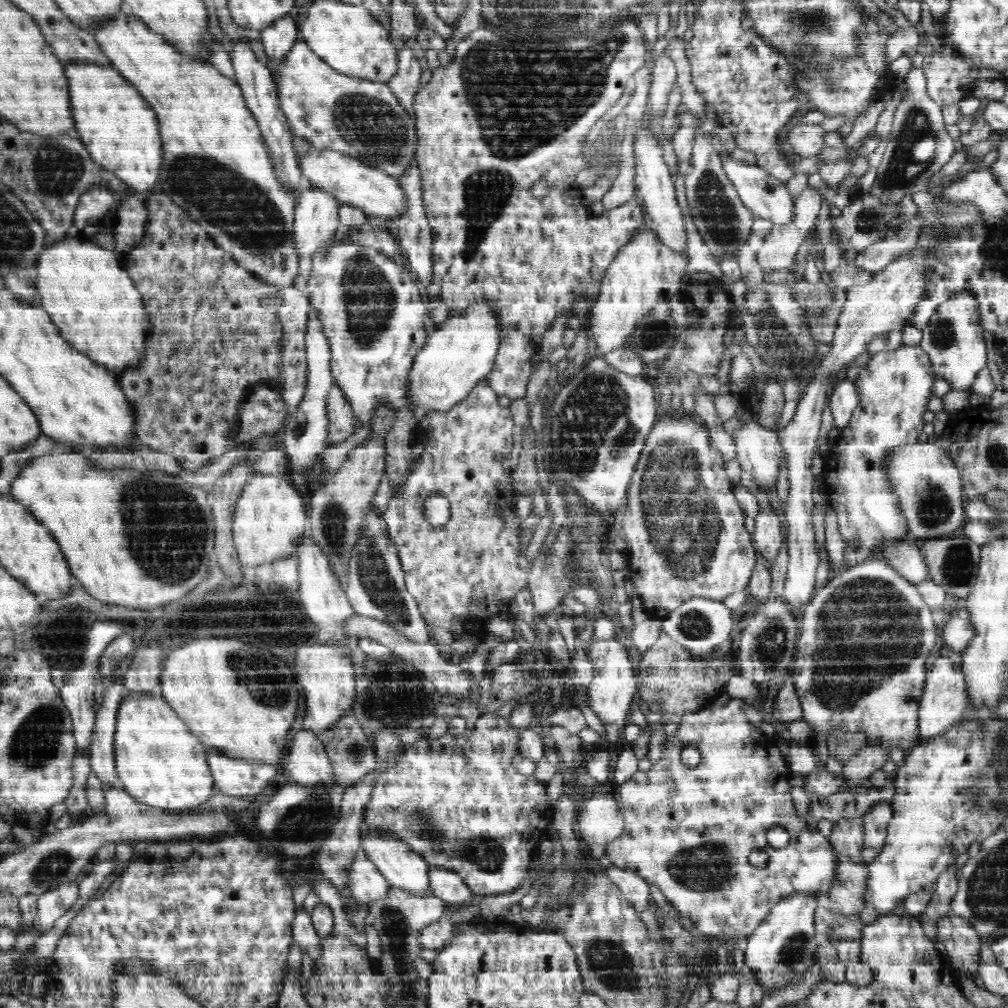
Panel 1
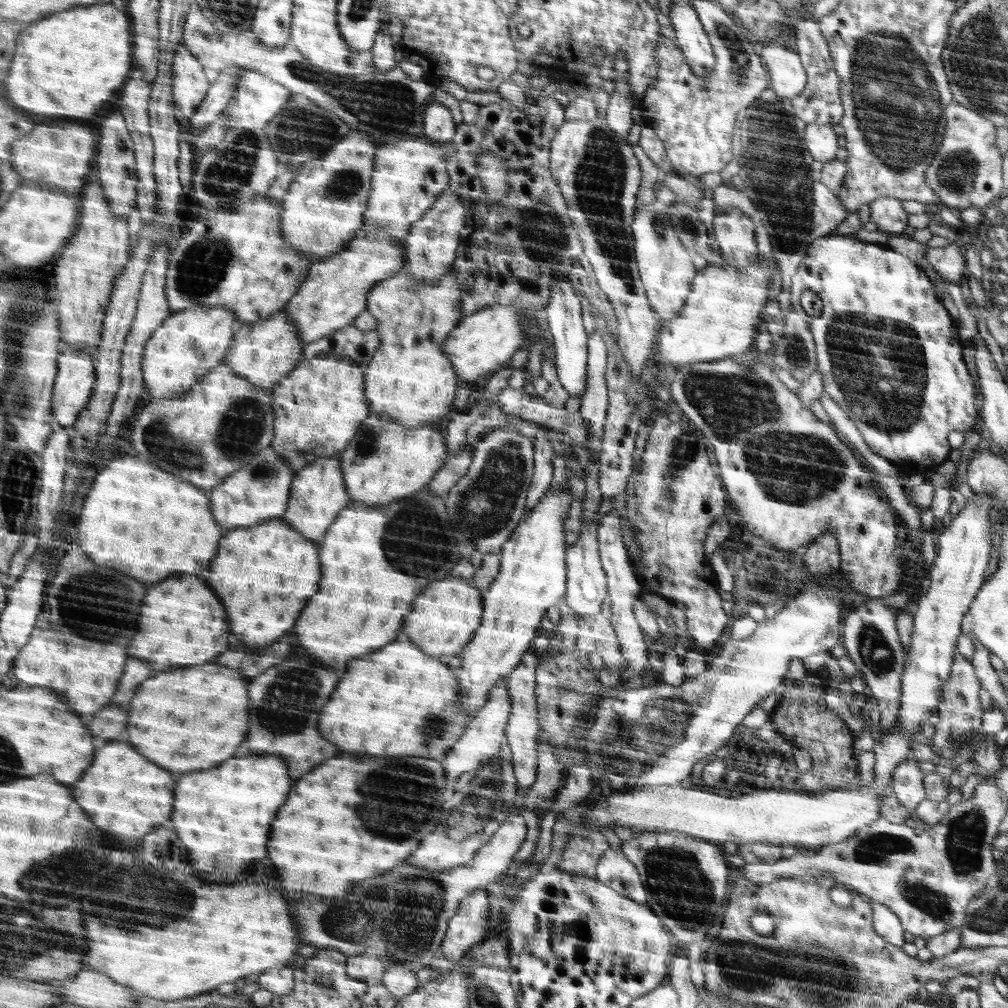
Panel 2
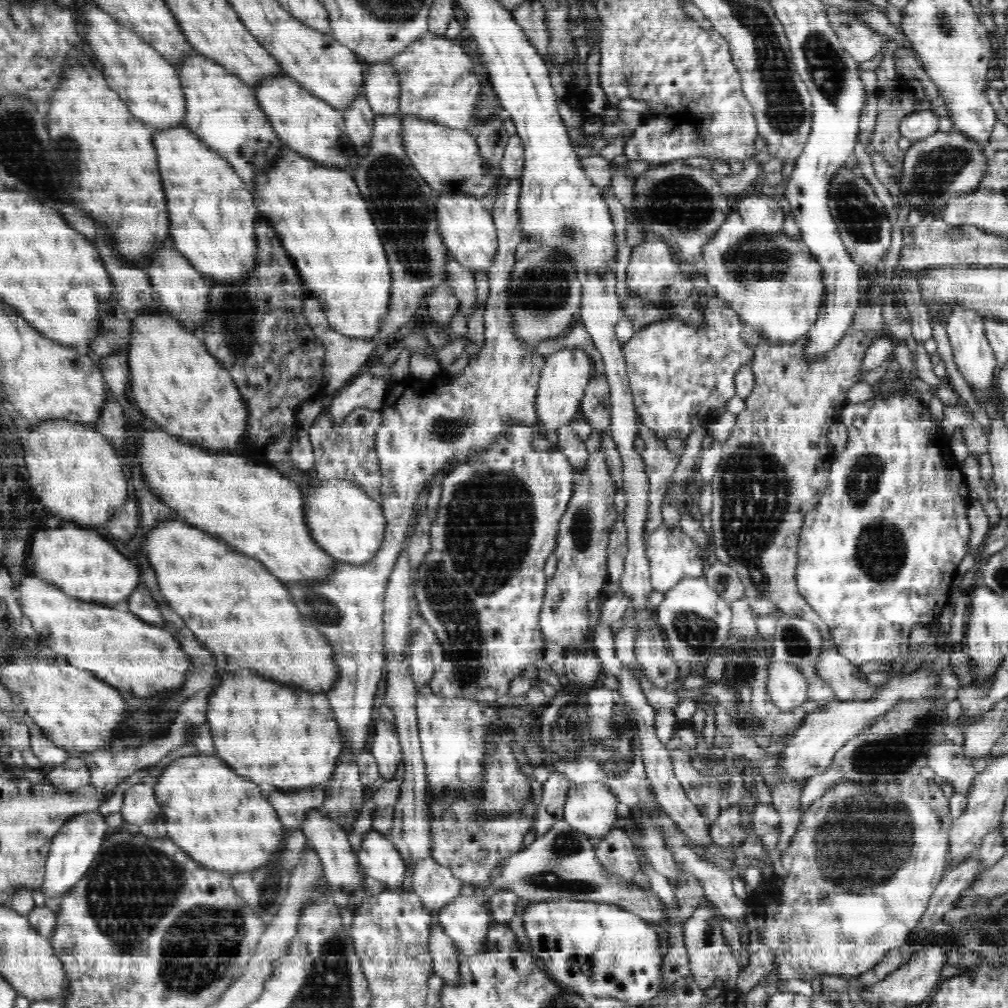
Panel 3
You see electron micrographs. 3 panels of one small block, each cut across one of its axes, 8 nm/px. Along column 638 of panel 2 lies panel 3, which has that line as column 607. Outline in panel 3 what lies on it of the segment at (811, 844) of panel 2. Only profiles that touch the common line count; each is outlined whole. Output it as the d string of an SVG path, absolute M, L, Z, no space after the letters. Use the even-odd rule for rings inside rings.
M603 783L572 784L563 818L590 837L604 837L616 828L618 798Z

